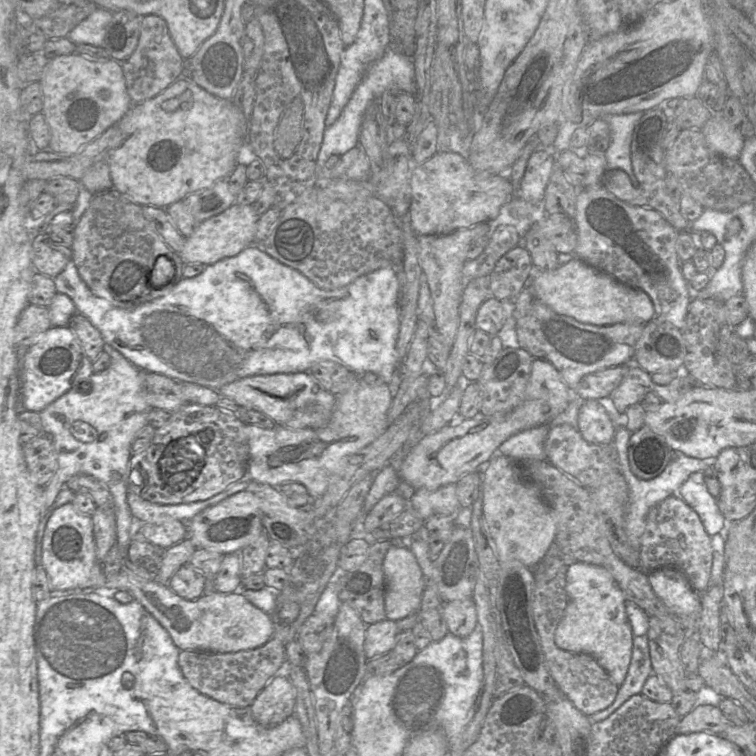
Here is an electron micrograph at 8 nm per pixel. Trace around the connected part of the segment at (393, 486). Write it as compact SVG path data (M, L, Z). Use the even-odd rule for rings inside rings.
M386 465L375 473L373 483L364 501L364 513L369 512L385 495L393 492L410 502L415 490L407 482L401 481L397 471L392 466Z

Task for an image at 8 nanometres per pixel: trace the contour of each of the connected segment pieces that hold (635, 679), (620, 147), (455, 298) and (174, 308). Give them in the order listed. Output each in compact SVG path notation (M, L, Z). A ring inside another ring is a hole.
M634 636L632 655L628 671L613 703L606 709L587 716L590 723L596 723L608 718L631 696L640 694L646 679L653 674L648 639L645 636Z
M637 111L625 114L607 114L601 117L610 128L610 142L604 153L607 170L625 171L633 186L638 185L638 180L631 163L631 139L634 127L643 113L644 111Z
M481 222L449 234L417 236L419 242L419 263L431 293L435 328L446 347L452 347L459 325L459 305L465 285L462 268L467 261L468 248L474 238L488 235L488 233L489 223Z
M249 245L236 256L221 259L213 264L206 265L204 270L192 278L183 278L164 296L148 303L134 303L130 307L116 306L109 300L94 295L80 277L73 260L70 260L64 270L53 278L58 293L66 294L73 301L77 312L84 315L102 335L107 345L118 350L130 363L143 371L162 374L179 382L189 382L218 391L222 386L238 379L276 373L307 372L316 362L330 360L346 366L357 375L366 372L377 374L384 383L392 387L392 397L401 381L401 368L398 365L396 342L400 330L399 314L399 280L395 268L386 267L358 277L350 284L335 289L324 290L315 285L306 276L289 266L286 266L260 250L256 245Z

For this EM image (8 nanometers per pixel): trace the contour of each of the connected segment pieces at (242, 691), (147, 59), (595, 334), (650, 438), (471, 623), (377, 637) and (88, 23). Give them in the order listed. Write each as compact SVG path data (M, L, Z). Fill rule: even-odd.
M276 637L260 647L237 652L215 653L181 650L178 666L189 684L200 693L234 707L252 704L258 693L286 667L285 645Z
M155 14L140 18L140 36L134 52L120 62L127 92L133 102L138 104L153 98L182 77L184 59L176 48L168 30L166 21Z
M535 301L531 310L516 321L516 341L533 358L550 362L572 390L589 373L634 362L637 340L645 324L618 323L613 325L584 324L572 317L553 311L546 304Z
M645 425L630 436L630 468L641 479L649 480L658 476L672 459L672 452L665 438Z
M472 598L442 603L442 614L448 632L467 637L477 625L477 612Z
M384 619L366 625L364 653L368 660L391 651L399 629L394 620Z
M98 7L92 14L81 21L71 32L68 38L77 44L89 44L103 47L106 28L111 21L113 12Z

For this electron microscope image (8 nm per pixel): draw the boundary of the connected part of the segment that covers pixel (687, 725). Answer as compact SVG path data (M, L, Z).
M695 706L689 713L681 717L676 734L708 732L722 734L729 725L735 725L717 706Z

